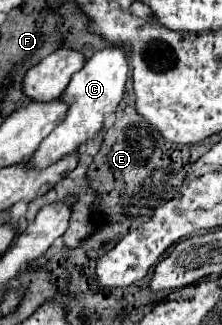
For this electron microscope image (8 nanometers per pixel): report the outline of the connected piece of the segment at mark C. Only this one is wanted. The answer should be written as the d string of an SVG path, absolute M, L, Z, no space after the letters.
M113 45L113 47L105 47L105 49L97 51L85 63L85 67L73 75L69 87L61 95L69 103L69 111L67 111L65 121L51 131L51 135L39 145L35 155L29 159L29 163L35 165L37 169L43 169L43 167L55 163L57 159L73 153L89 139L93 139L101 131L107 113L113 113L115 107L119 105L119 101L123 97L125 83L127 83L127 73L129 73L127 53L123 51L121 45Z

